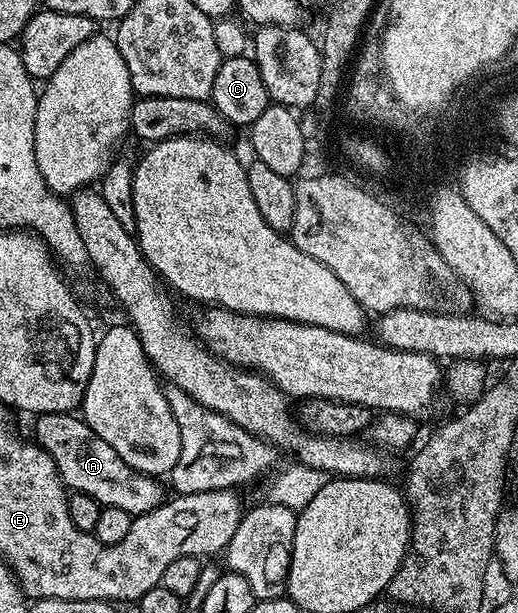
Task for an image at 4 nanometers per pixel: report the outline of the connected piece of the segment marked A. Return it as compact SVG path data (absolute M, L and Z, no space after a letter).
M73 413L63 415L43 415L36 420L36 442L55 461L59 477L70 492L87 494L101 504L102 508L118 506L132 517L147 513L164 503L167 492L161 488L162 480L152 475L144 475L133 469L111 449L111 445L97 436L81 417Z

